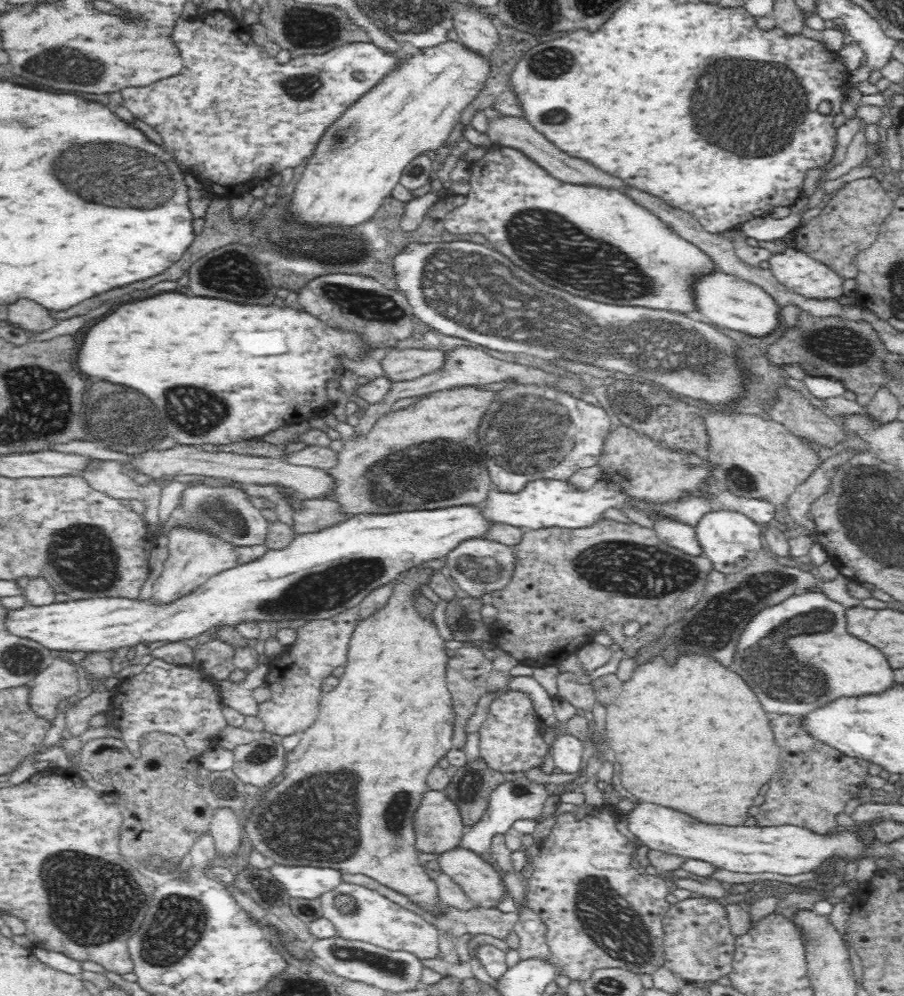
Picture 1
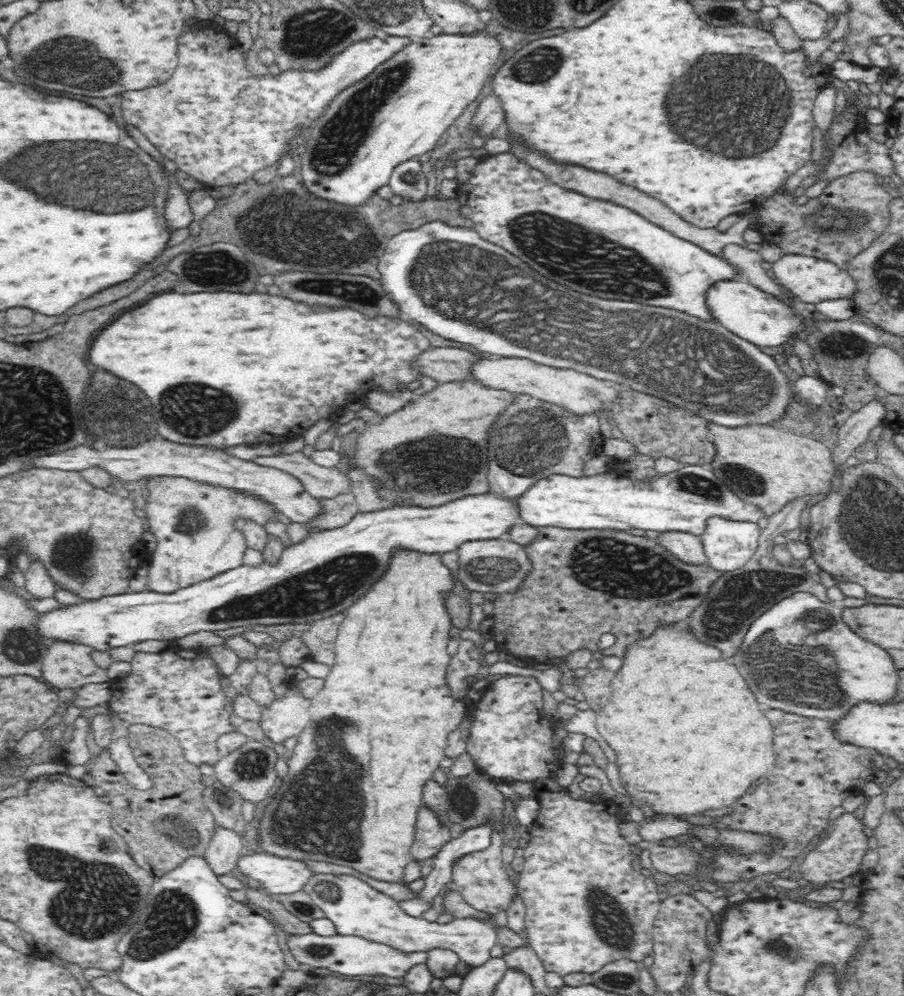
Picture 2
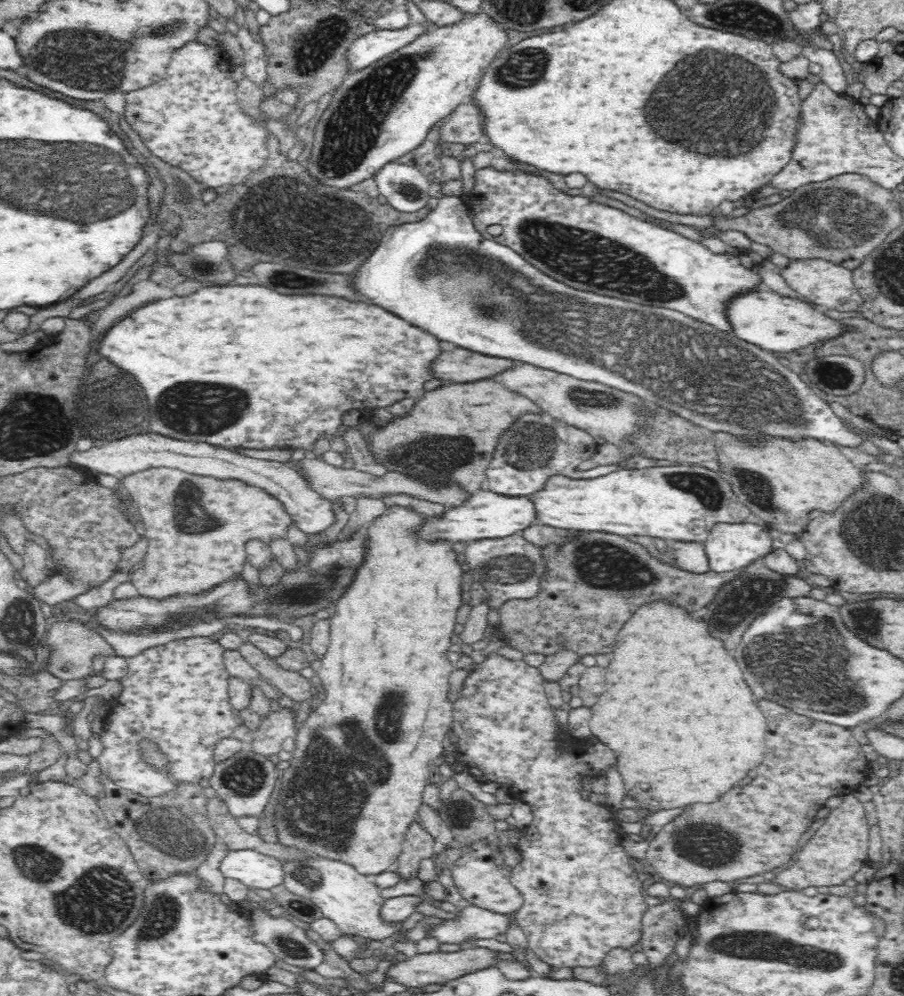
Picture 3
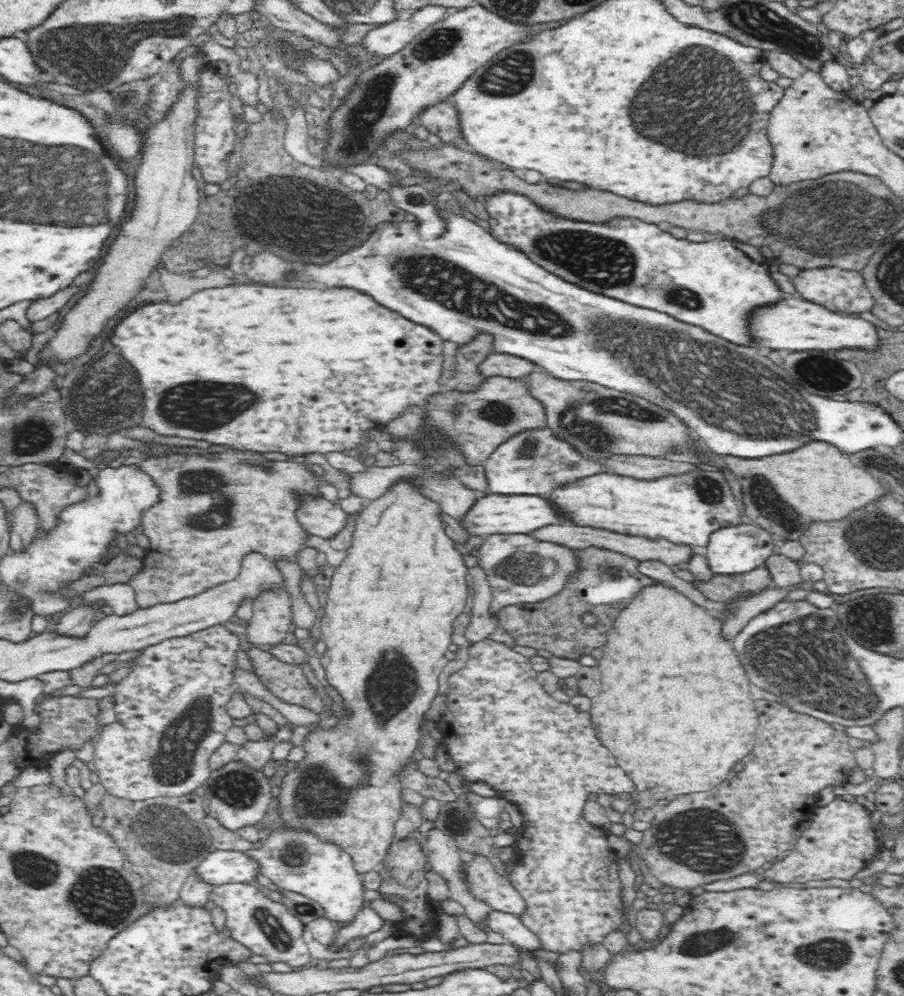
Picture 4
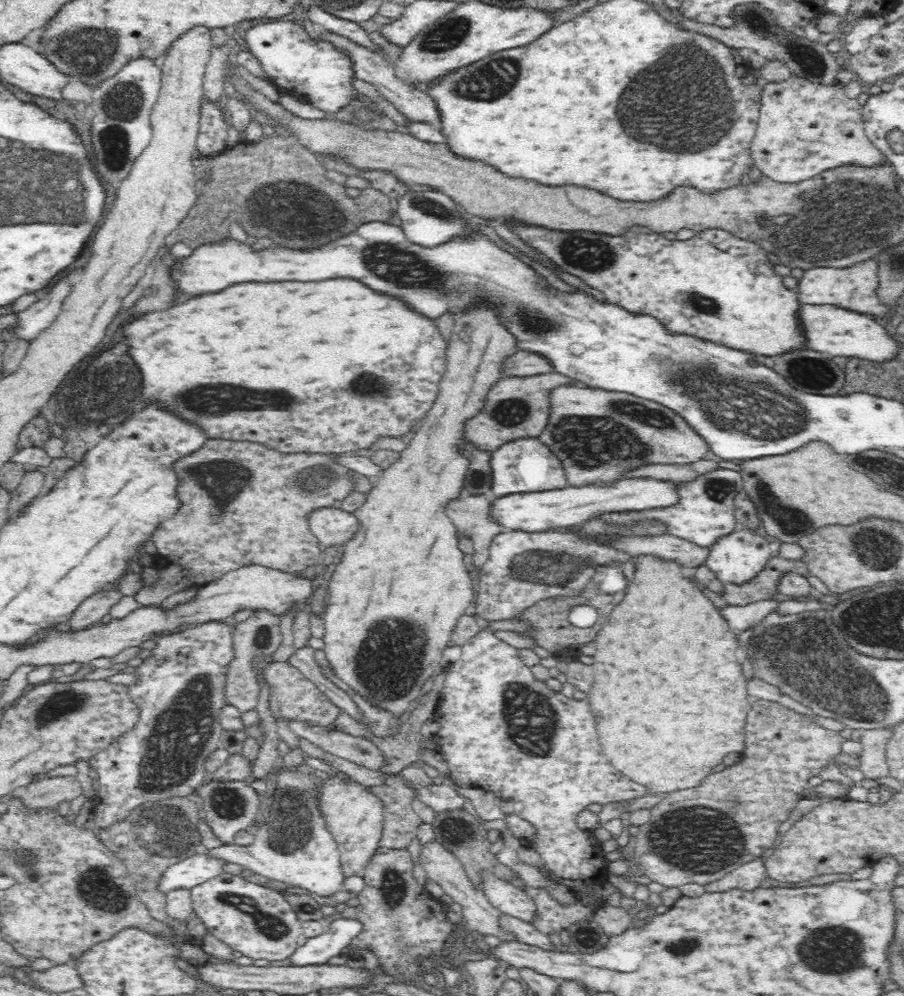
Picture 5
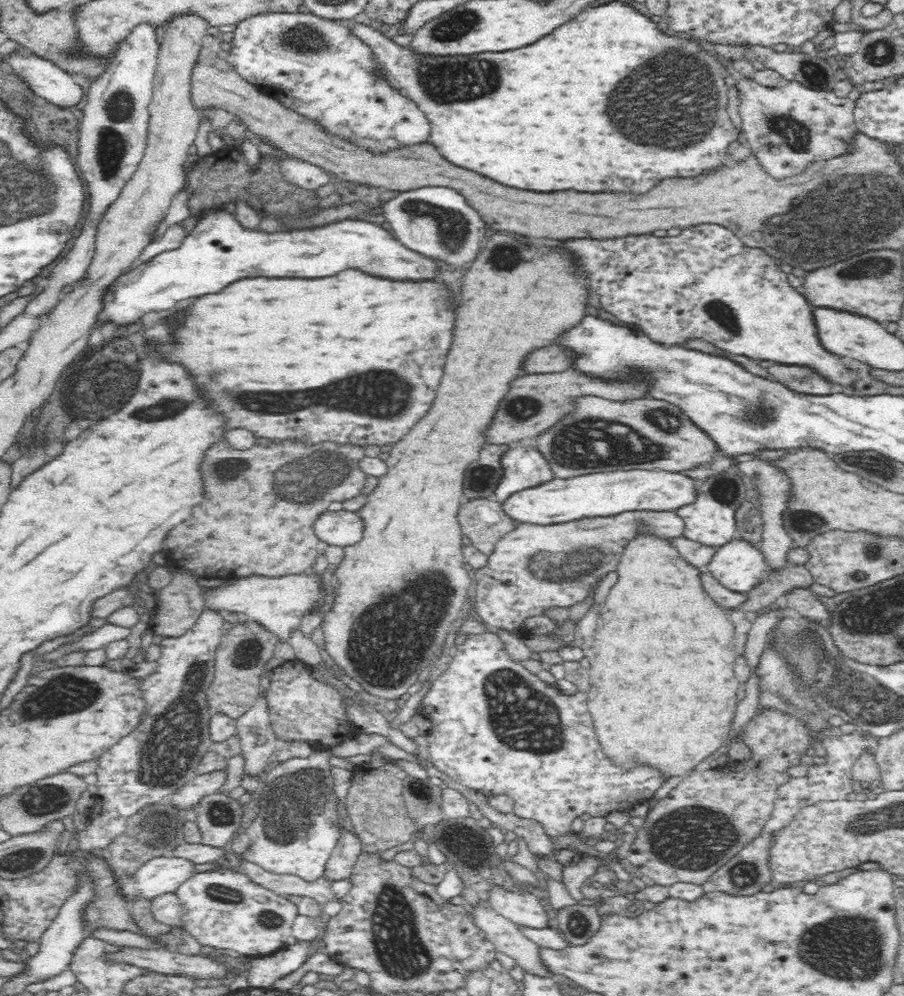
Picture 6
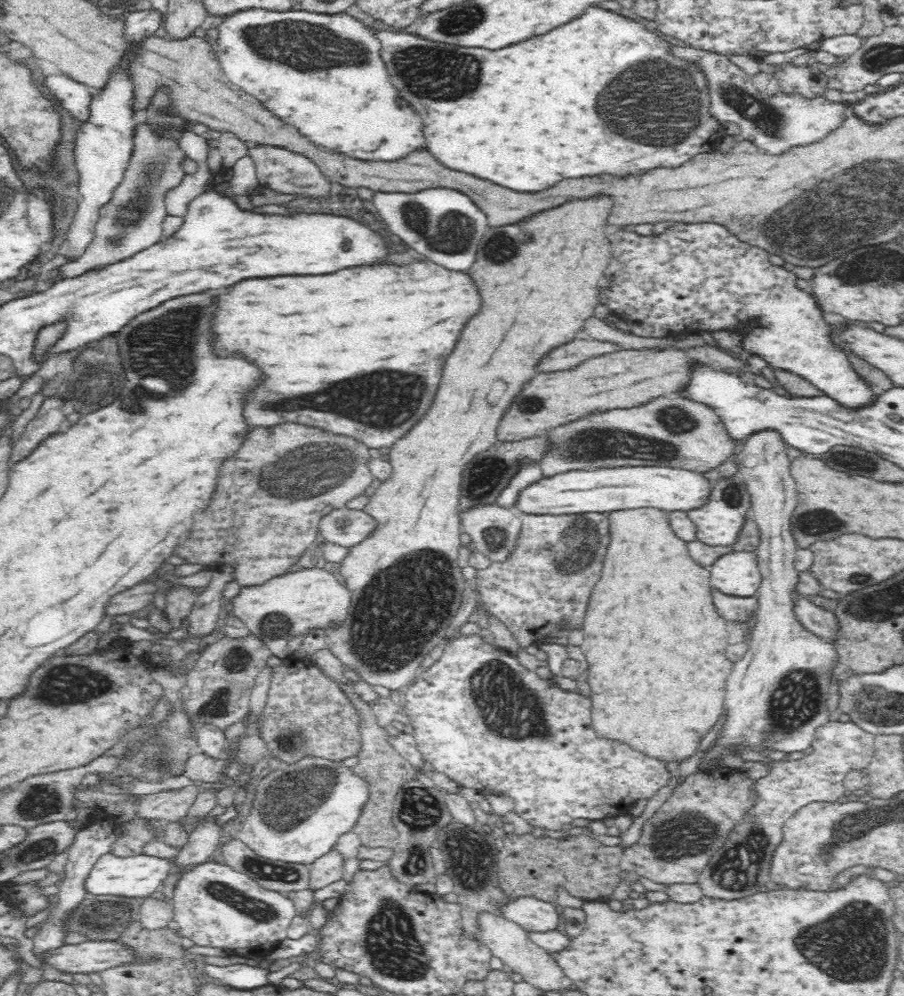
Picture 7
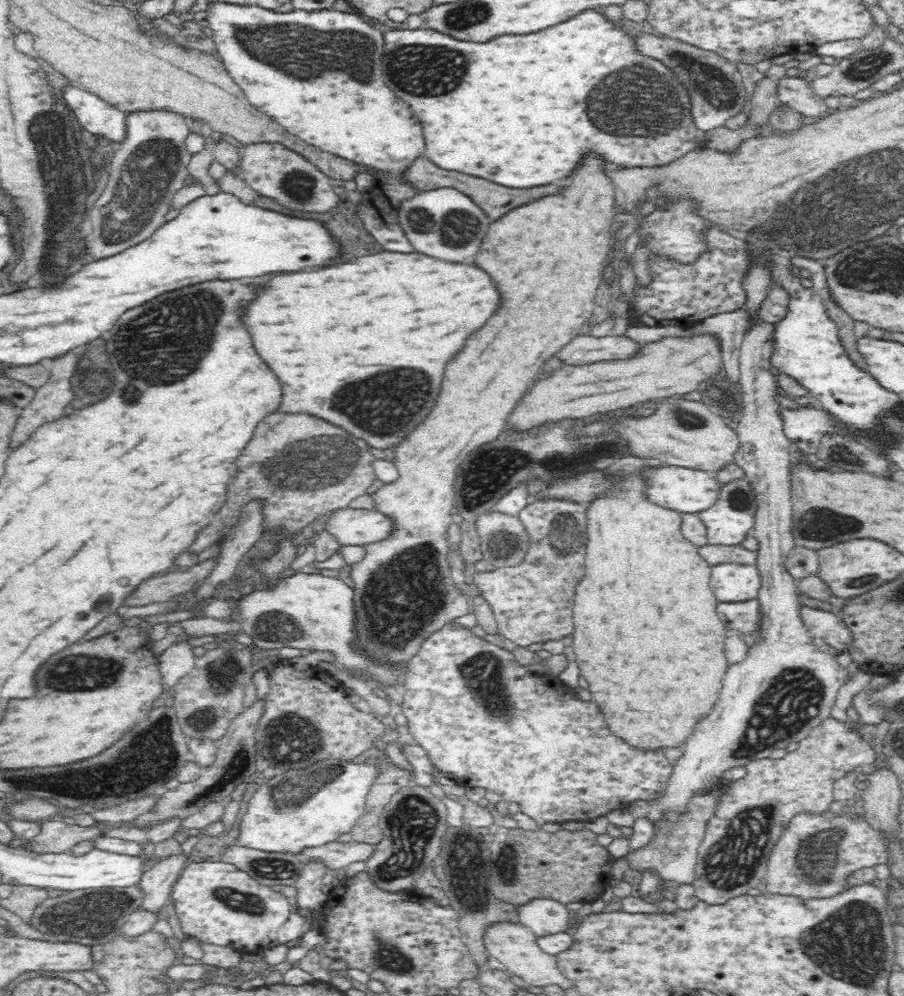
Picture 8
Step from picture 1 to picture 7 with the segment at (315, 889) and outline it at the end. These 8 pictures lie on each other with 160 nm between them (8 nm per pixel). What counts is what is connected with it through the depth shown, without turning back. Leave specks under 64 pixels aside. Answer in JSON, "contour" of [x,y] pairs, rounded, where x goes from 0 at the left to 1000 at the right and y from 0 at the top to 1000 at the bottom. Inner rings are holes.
{"contour":[[[115,856],[102,868],[94,880],[92,891],[98,900],[132,899],[147,902],[162,902],[176,899],[176,894],[183,883],[187,884],[188,862],[173,861],[162,857],[150,859],[128,859]]]}

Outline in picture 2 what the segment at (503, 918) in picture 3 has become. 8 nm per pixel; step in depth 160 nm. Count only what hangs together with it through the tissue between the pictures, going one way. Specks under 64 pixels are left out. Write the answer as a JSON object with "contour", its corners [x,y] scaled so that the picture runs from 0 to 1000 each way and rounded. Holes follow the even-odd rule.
{"contour":[[[387,877],[356,878],[343,880],[333,894],[358,915],[372,931],[372,936],[381,940],[396,940],[405,944],[423,947],[446,957],[471,955],[477,952],[492,952],[503,956],[509,965],[529,972],[544,962],[542,955],[551,948],[551,929],[545,920],[529,921],[515,919],[502,921],[500,926],[471,925],[465,921],[447,918],[439,905],[431,899],[410,891],[408,887]]]}

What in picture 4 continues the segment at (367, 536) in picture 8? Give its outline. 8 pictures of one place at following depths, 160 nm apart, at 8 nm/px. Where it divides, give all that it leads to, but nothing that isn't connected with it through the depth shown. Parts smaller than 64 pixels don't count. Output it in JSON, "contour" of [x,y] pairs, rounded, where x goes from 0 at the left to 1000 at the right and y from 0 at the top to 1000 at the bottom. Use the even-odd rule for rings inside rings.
{"contour":[[[338,498],[330,512],[329,522],[341,536],[365,542],[381,532],[388,520],[376,507],[356,498]]]}

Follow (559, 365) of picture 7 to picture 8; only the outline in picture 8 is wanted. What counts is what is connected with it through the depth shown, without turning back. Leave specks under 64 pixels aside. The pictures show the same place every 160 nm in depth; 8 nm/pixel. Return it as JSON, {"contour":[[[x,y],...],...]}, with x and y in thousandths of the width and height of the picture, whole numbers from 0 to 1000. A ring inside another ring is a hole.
{"contour":[[[691,336],[659,339],[636,337],[614,357],[626,366],[647,366],[673,361],[692,361],[704,357],[712,345]]]}

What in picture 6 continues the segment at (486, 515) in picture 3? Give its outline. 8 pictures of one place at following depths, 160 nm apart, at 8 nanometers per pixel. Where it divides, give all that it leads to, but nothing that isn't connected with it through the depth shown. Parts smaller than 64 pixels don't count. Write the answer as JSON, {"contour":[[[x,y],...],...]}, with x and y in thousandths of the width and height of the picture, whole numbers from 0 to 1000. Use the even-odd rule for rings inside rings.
{"contour":[[[680,472],[666,476],[644,476],[633,480],[611,480],[576,494],[556,505],[556,512],[574,526],[608,527],[639,520],[675,519],[679,516],[719,513],[750,513],[769,506],[772,501],[771,482],[756,473]]]}

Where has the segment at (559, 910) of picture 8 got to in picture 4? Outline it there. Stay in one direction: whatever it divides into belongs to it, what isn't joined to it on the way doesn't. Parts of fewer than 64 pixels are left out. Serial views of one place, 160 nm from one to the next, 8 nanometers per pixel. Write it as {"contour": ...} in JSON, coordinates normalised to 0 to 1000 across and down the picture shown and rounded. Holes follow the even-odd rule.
{"contour":[[[525,858],[521,864],[513,865],[518,892],[529,904],[541,908],[545,914],[571,920],[582,916],[577,899],[569,892],[562,879],[549,877],[544,863]]]}

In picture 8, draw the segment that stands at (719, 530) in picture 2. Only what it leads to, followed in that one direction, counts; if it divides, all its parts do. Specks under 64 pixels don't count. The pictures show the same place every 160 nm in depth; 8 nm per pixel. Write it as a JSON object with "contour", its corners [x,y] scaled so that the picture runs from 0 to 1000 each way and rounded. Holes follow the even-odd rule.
{"contour":[[[796,566],[787,569],[787,591],[796,604],[825,604],[836,601],[842,576],[836,568]]]}

